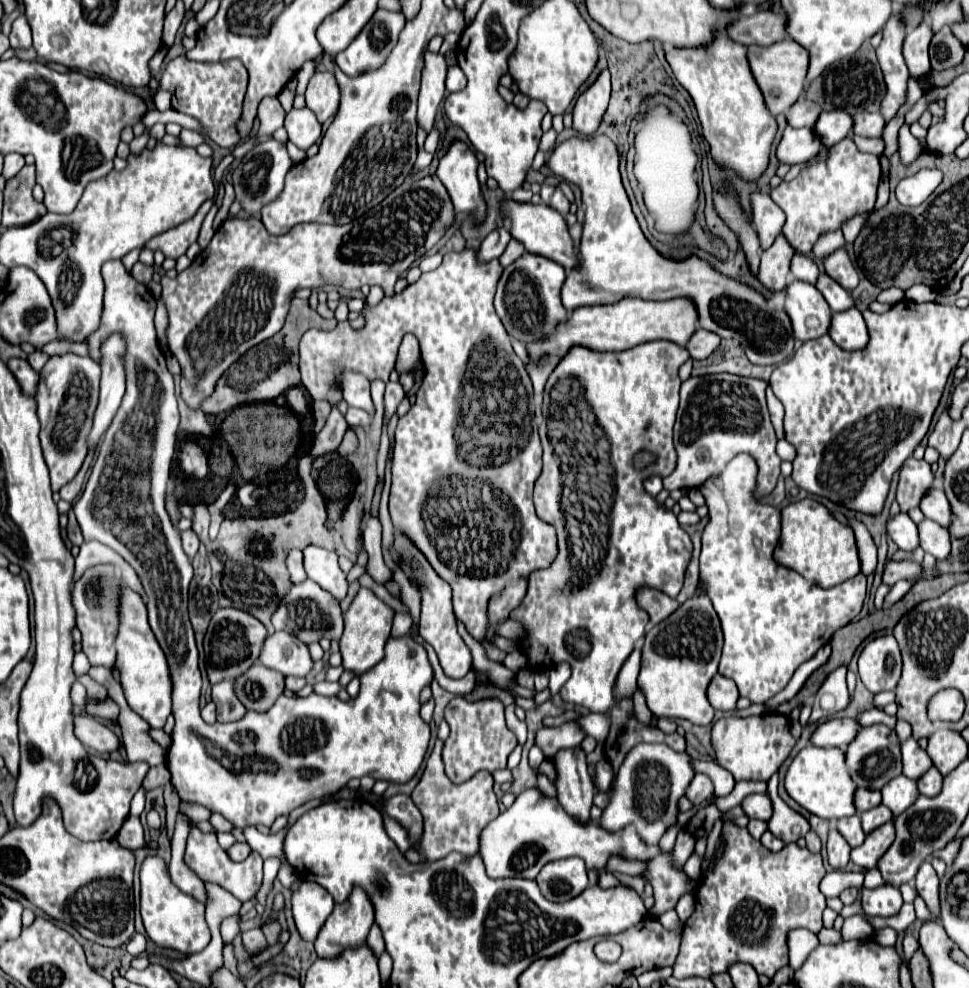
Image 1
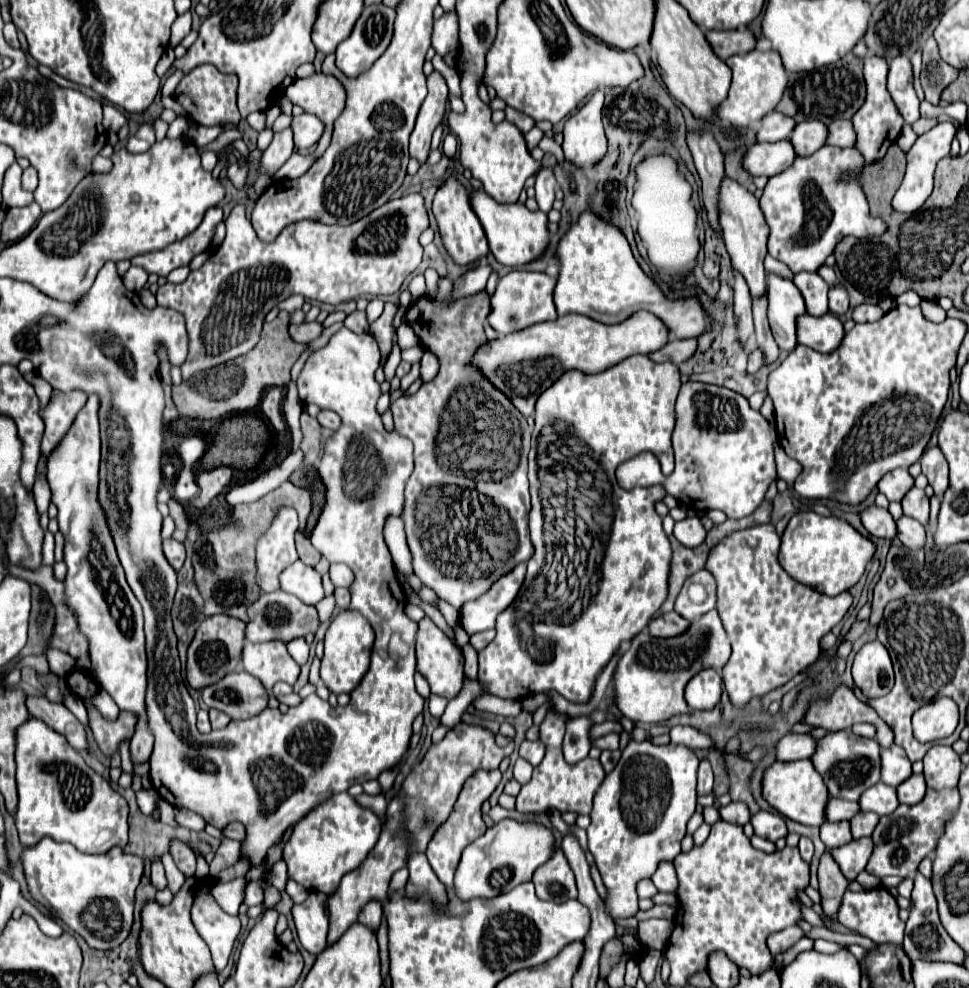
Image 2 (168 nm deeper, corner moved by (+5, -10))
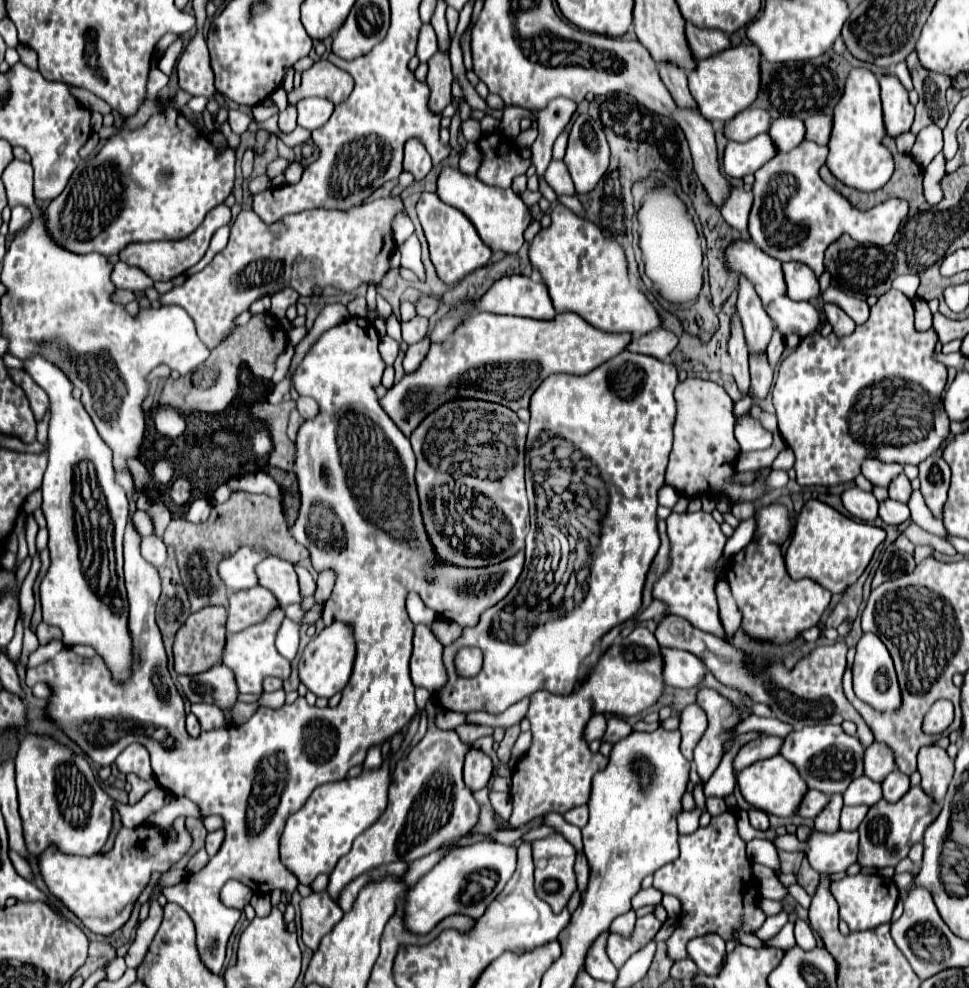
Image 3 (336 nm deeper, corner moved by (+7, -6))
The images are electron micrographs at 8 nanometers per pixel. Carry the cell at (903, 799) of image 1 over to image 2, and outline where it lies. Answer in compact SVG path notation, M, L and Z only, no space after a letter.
M877 783L875 787L869 787L859 797L859 809L861 811L873 811L877 815L889 815L897 809L897 793L895 787L889 787L885 783Z

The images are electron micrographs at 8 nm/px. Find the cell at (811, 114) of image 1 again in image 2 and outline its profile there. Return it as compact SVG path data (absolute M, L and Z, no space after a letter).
M773 111L761 119L761 127L757 131L757 141L789 139L789 131L793 131L793 127L795 127L793 119Z

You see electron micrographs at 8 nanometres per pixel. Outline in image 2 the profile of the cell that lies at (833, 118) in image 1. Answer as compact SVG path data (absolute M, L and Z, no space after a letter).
M803 121L797 123L791 137L789 137L797 155L813 155L813 151L825 145L825 125L817 121Z

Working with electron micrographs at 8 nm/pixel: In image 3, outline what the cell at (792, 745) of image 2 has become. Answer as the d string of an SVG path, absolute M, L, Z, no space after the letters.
M761 735L761 737L757 737L757 739L753 739L741 747L741 751L737 753L737 757L733 761L733 769L741 771L755 761L775 757L775 755L779 755L779 747L783 747L783 737Z

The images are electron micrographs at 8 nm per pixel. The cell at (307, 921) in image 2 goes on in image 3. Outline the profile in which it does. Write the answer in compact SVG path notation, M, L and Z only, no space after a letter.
M327 891L311 893L309 897L301 899L303 943L315 951L321 939L327 933L331 933L331 929L341 921L341 917L343 917L341 907L327 895Z

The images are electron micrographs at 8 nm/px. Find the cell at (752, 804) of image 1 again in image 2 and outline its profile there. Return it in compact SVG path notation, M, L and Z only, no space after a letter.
M729 803L727 807L719 807L719 815L723 821L737 823L737 825L745 825L751 819L745 803Z

